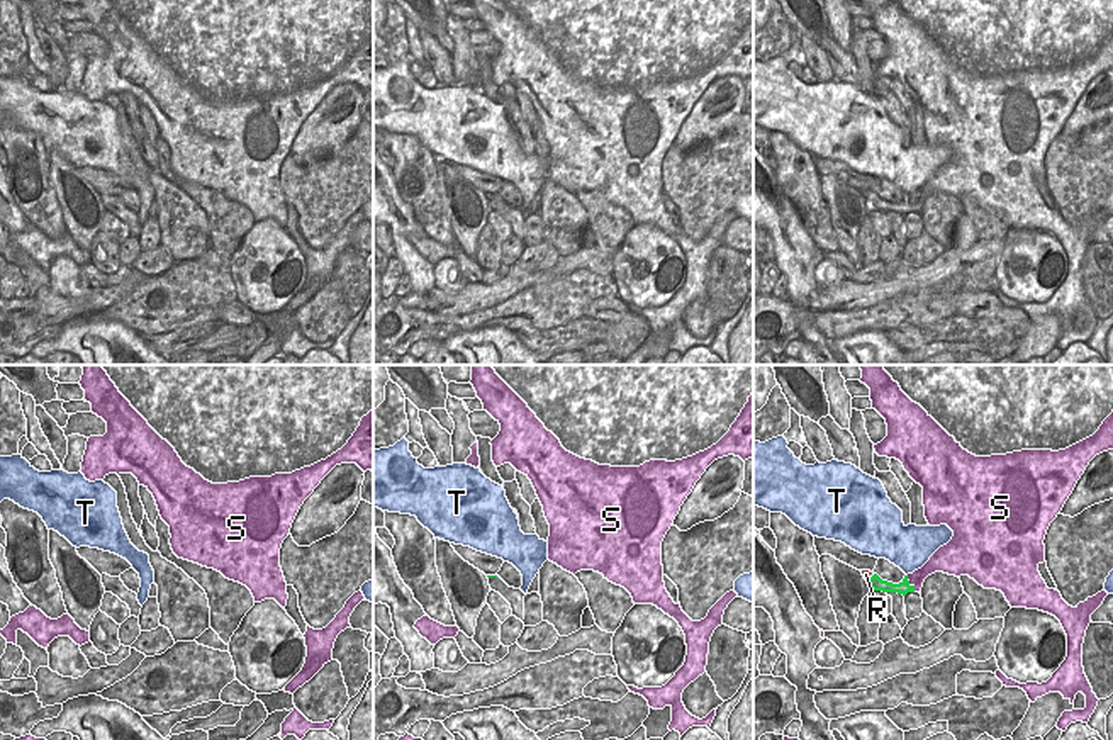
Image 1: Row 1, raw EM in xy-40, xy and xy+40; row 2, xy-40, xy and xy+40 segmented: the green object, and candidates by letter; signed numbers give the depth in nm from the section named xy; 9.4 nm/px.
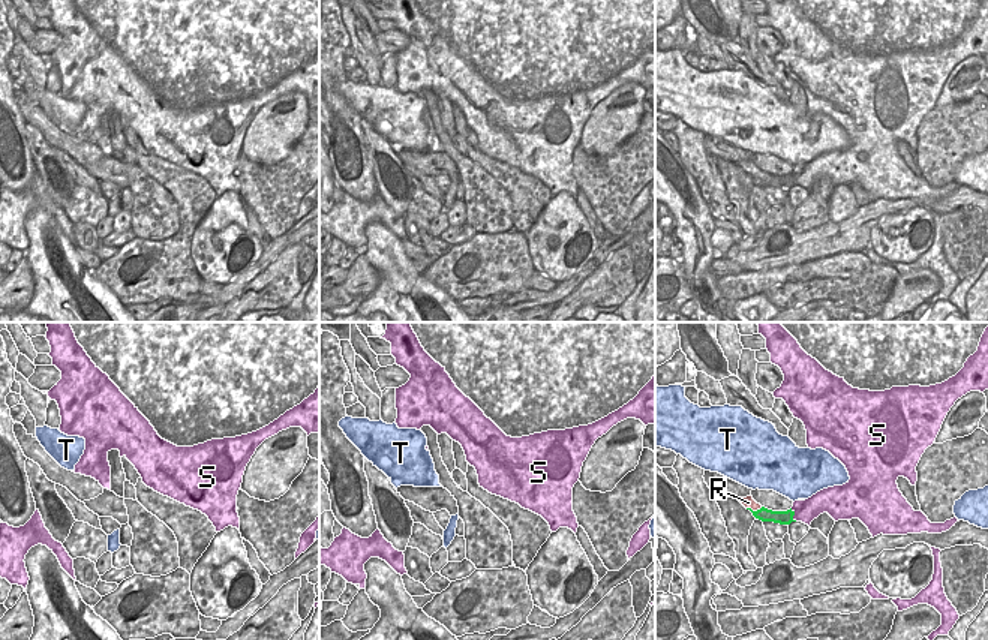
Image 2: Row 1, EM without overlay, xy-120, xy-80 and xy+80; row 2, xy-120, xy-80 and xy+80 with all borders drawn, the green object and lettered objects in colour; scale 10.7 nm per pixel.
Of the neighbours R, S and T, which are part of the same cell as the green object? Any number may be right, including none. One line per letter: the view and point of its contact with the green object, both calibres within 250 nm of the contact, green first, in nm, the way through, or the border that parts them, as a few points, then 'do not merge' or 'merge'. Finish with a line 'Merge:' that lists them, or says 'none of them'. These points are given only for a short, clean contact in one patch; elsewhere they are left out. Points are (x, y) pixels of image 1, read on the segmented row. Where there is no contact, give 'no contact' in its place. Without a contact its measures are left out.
R: xy+40 (871, 577) | 140/70 nm | do not merge
S: xy+40 (908, 584) | 130/140 nm | do not merge
T: no contact | do not merge
Merge: none of them

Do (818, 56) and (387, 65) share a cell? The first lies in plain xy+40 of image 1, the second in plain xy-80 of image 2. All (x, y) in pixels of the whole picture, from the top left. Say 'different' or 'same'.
different

